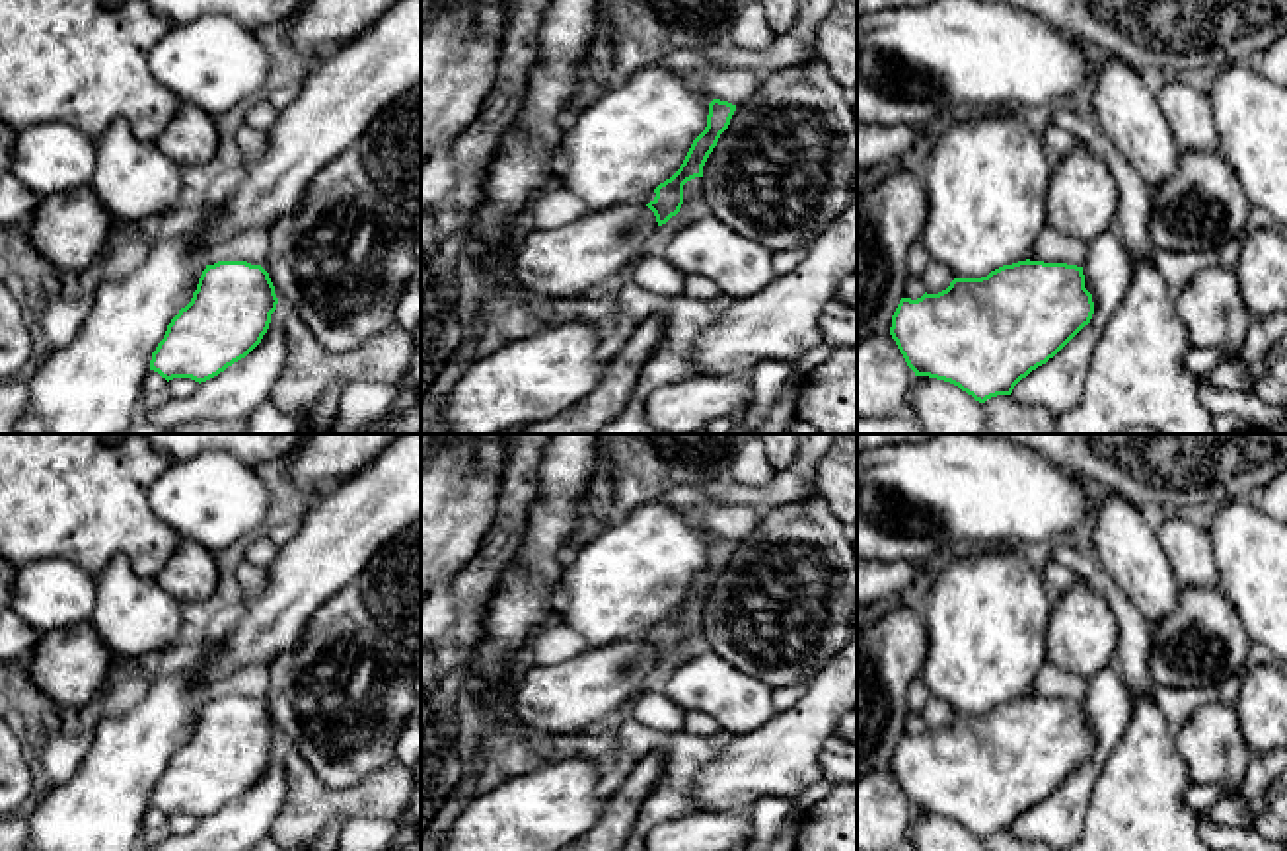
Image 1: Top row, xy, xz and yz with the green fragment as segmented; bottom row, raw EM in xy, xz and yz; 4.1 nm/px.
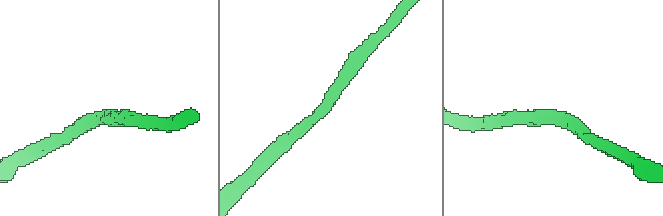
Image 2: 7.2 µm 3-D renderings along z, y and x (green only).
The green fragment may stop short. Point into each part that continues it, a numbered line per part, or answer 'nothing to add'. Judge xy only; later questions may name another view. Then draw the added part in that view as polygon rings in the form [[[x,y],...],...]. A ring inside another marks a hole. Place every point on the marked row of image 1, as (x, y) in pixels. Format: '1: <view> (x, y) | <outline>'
1: xy (252, 246) | [[[271,226],[245,230],[222,243],[212,245],[206,253],[206,263],[247,261],[251,265],[261,265],[269,273],[269,245]]]

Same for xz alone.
1: xz (694, 207) | [[[695,177],[683,185],[683,204],[676,216],[672,216],[666,224],[656,230],[656,247],[658,251],[668,243],[668,240],[691,224],[697,218],[707,216],[711,210],[705,203],[703,195],[703,177]]]

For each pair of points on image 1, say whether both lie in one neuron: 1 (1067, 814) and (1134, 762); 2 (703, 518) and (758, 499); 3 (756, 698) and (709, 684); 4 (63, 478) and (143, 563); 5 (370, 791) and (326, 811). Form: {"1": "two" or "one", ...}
{"1": "two", "2": "two", "3": "one", "4": "one", "5": "one"}

